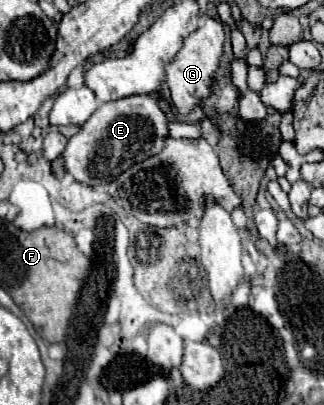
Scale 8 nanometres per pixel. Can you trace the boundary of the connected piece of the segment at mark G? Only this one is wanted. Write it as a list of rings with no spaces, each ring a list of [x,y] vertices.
[[[205,18],[183,44],[181,52],[175,56],[175,60],[167,66],[167,86],[171,90],[171,100],[181,116],[187,116],[197,104],[201,104],[205,98],[211,96],[211,88],[219,70],[221,54],[223,54],[223,26],[219,20]]]

